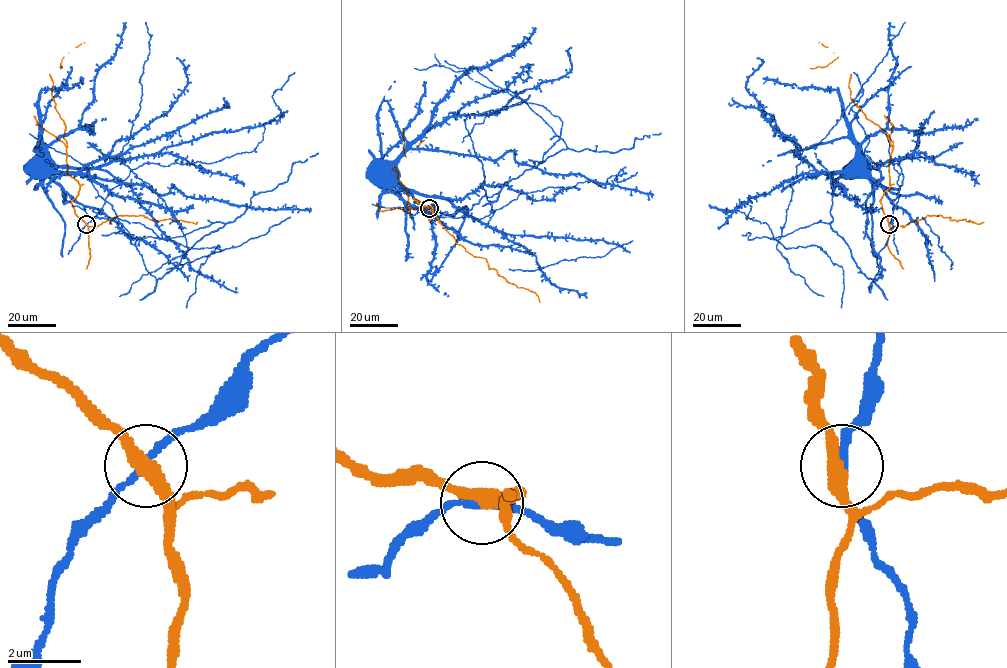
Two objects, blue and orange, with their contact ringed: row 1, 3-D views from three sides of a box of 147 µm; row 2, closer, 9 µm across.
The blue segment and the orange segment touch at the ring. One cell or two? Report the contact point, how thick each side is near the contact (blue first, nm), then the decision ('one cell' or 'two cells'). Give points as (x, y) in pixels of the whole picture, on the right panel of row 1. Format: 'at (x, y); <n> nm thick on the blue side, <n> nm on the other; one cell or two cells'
at (889, 224); 180 nm thick on the blue side, 380 nm on the other; two cells

